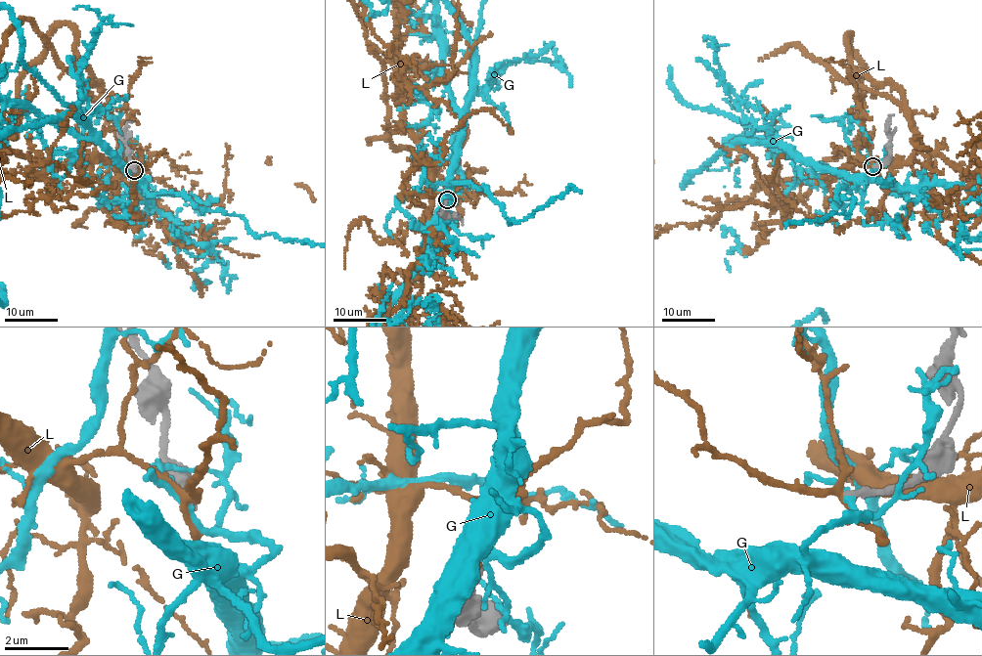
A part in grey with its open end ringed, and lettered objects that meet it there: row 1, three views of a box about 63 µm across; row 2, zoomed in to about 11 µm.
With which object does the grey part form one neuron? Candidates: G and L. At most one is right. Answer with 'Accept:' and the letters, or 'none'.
Accept: none

